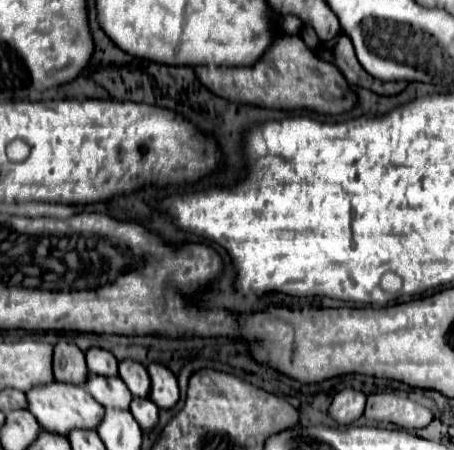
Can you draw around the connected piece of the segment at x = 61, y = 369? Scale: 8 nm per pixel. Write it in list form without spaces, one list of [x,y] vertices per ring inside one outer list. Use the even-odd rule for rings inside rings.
[[[59,341],[53,349],[53,375],[63,383],[83,383],[89,369],[85,365],[85,353],[67,341]]]

